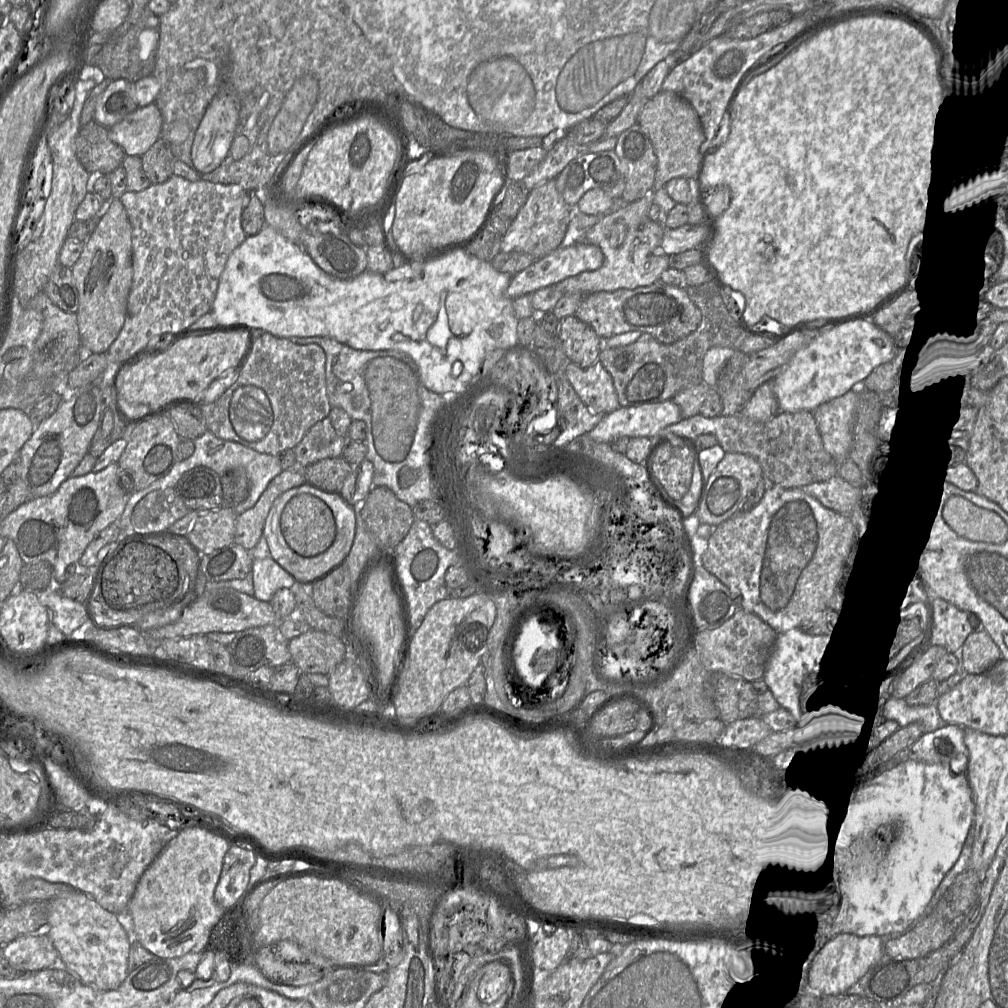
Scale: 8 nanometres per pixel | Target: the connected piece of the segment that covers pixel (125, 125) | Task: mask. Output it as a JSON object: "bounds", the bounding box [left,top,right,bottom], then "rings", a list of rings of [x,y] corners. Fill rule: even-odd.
{"bounds":[108,103,162,156],"rings":[[[155,103],[138,107],[126,115],[120,122],[108,129],[110,139],[119,145],[126,156],[142,156],[149,148],[161,138],[162,116]]]}

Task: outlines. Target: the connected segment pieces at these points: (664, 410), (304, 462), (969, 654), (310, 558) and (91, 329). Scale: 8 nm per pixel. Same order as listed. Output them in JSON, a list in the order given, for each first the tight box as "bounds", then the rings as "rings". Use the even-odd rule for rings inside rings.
[{"bounds":[588,399,681,444],"rings":[[[672,399],[640,406],[620,406],[605,414],[588,435],[596,441],[610,444],[624,436],[657,440],[664,436],[661,432],[667,426],[679,422],[681,418],[681,410]]]},{"bounds":[293,418,346,467],"rings":[[[330,418],[315,423],[293,448],[298,467],[306,467],[325,458],[342,455],[346,437],[334,429]]]},{"bounds":[960,631,1000,676],"rings":[[[973,631],[960,655],[962,675],[977,676],[985,674],[1000,662],[1000,652],[989,634],[986,631],[978,633]]]},{"bounds":[262,482,356,584],"rings":[[[308,482],[287,490],[275,500],[265,520],[262,536],[268,544],[270,557],[298,584],[313,584],[342,564],[348,556],[356,532],[356,509],[338,492],[323,491]]]},{"bounds":[71,199,132,353],"rings":[[[120,199],[104,203],[102,217],[71,267],[79,295],[77,322],[81,345],[87,353],[106,353],[119,335],[126,317],[132,285],[132,227]]]}]

